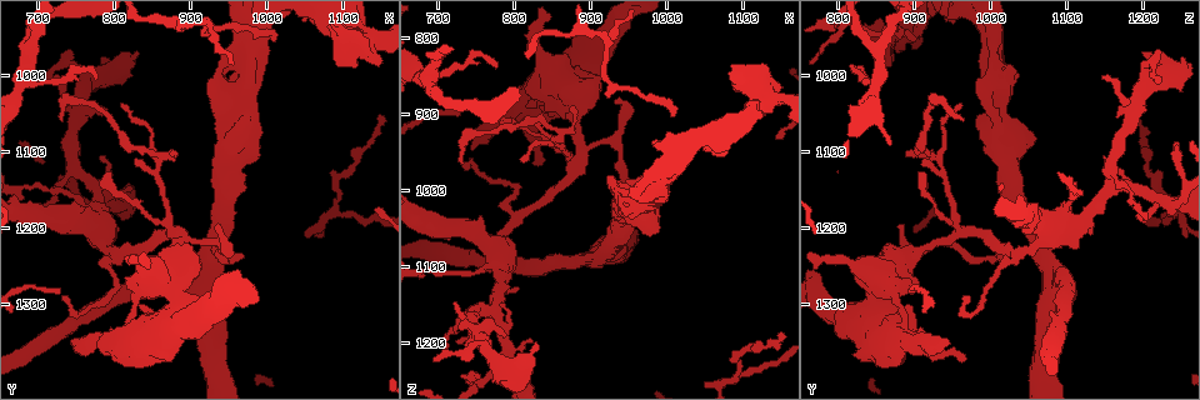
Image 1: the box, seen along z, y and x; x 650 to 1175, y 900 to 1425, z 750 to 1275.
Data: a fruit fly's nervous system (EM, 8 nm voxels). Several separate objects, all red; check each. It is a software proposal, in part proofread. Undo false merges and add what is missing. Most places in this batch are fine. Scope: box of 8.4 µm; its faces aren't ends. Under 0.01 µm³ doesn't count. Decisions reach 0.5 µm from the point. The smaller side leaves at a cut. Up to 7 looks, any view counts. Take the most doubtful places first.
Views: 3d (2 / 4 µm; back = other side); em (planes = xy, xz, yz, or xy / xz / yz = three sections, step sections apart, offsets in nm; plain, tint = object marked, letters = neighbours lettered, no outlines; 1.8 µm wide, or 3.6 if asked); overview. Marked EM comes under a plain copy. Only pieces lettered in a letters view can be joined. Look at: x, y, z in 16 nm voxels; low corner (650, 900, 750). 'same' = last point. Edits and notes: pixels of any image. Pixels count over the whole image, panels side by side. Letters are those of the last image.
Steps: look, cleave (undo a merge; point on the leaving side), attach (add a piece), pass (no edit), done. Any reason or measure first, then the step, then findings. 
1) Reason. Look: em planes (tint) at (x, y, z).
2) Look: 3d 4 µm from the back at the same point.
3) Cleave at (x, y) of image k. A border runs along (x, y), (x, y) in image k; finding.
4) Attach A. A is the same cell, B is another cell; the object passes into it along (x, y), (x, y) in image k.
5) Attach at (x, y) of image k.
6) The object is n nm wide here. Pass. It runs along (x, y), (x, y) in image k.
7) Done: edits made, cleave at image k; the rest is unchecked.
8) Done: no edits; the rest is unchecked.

Look: em 3.6 µm xy step 16 (letters) at (885, 1305, 850).

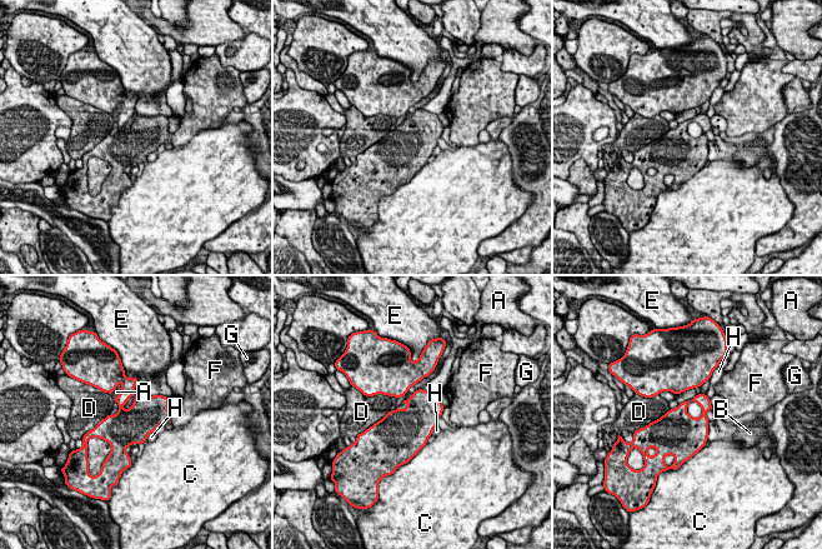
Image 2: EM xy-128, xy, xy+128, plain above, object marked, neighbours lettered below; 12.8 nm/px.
Pass. A, B, C, D, E, F, G and H are other cells; a border runs along (155, 430), (145, 439) in image 2; one neuron here.

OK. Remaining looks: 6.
Narrows sharply. Look: 3d 4 µm at (880, 1205, 965).

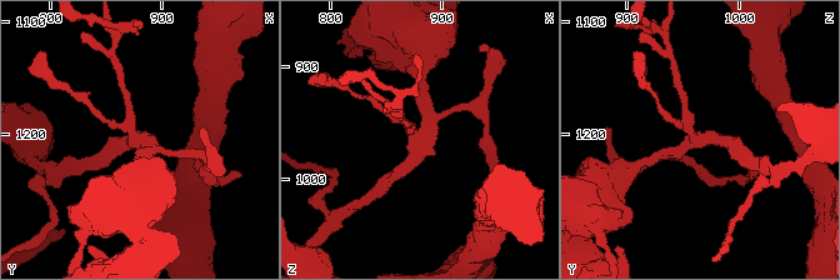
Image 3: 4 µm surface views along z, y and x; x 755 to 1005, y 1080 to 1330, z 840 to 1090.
Now the EM. Look: em 3.6 µm planes (tint) at (878, 1204, 962).

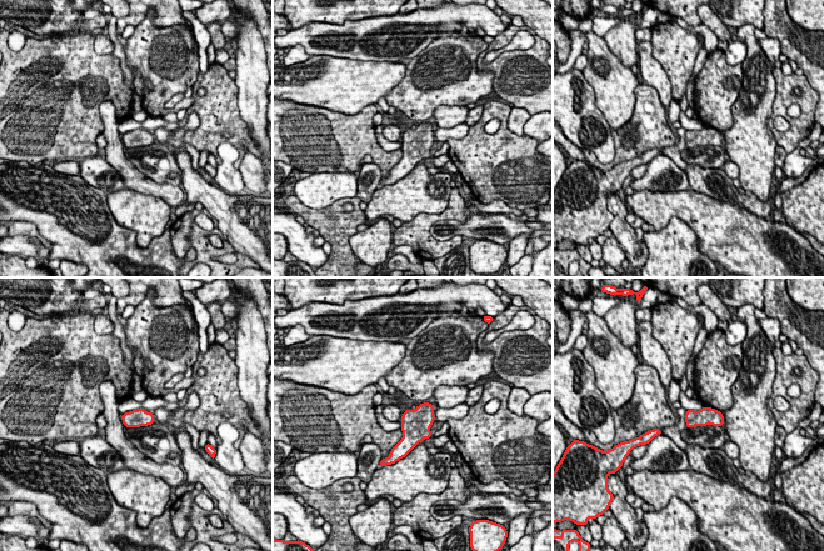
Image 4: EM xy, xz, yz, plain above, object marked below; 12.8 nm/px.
See the neighbours. Look: em 3.6 µm planes (letters) at the same point.

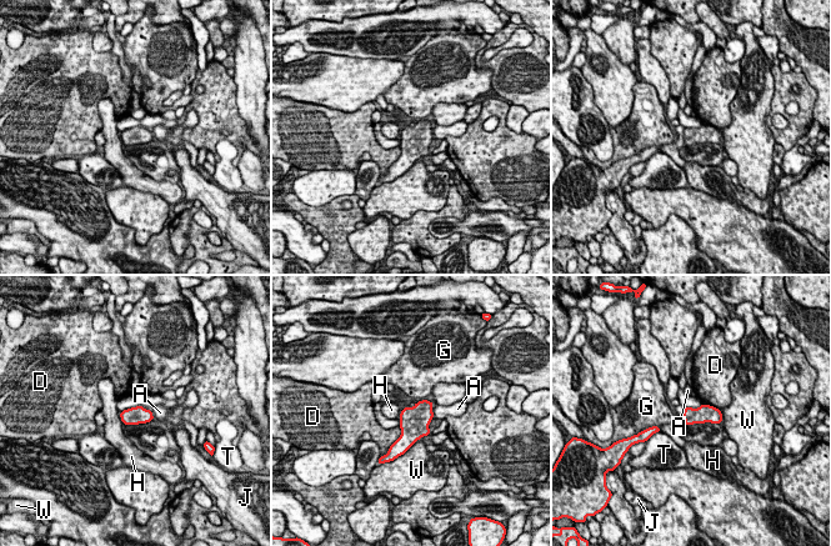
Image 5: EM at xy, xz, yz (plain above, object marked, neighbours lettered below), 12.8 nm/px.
Pass. A, D, G, H, J, T and W are other cells; a border runs along (119, 412), (123, 422) in image 5; all the same neuron.

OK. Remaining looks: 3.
Thin end. Look: 3d 2 µm at (1010, 950, 905).

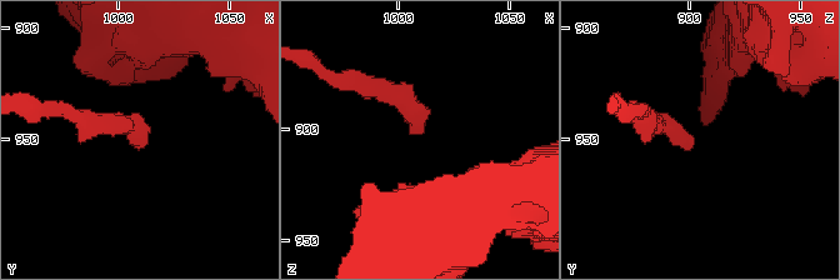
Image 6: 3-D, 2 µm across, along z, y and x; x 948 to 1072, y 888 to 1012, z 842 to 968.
Now the EM. Look: em planes (tint) at (1013, 953, 900).

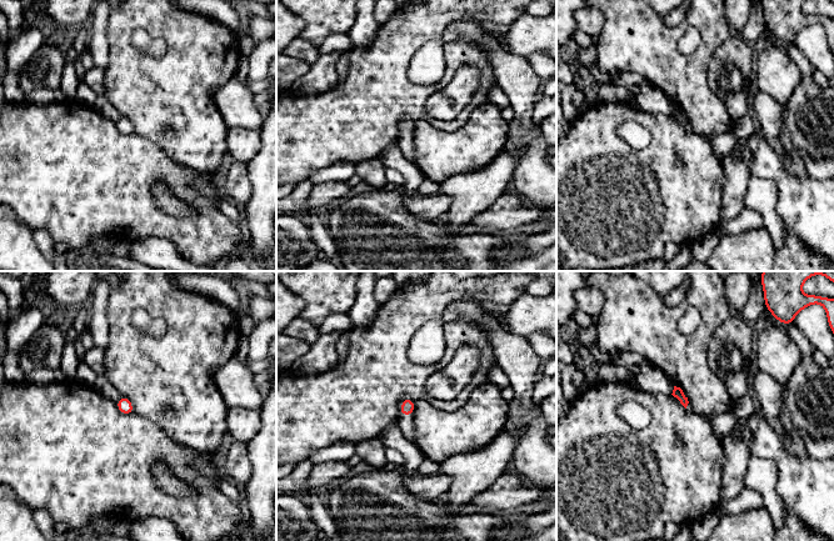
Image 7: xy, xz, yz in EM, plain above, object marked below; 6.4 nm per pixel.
Look: em planes (letters) at the same point.

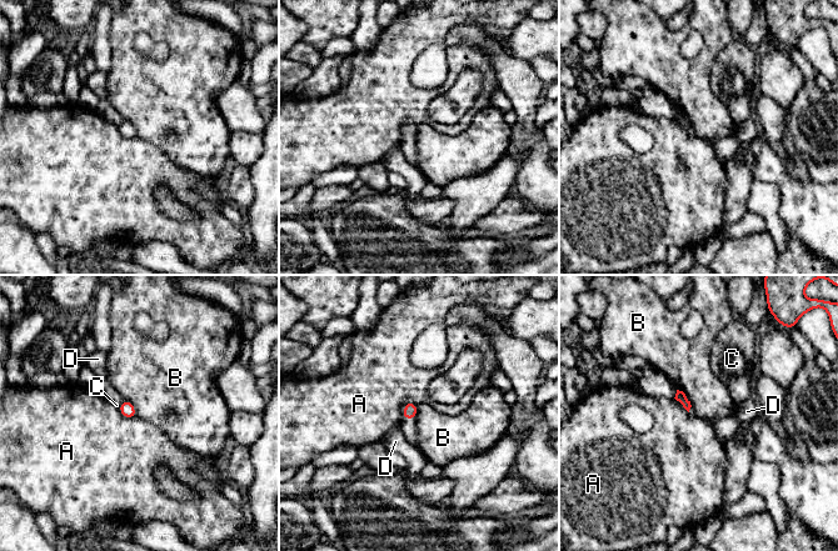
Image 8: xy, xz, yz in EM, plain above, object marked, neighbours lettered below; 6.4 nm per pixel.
The object is 70 nm wide here. Pass. A, B, C and D are other cells; a border runs along (677, 389), (689, 401), (688, 412) in image 8; none of them fits.

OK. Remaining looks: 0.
Done: no edits; the rest is unchecked.

